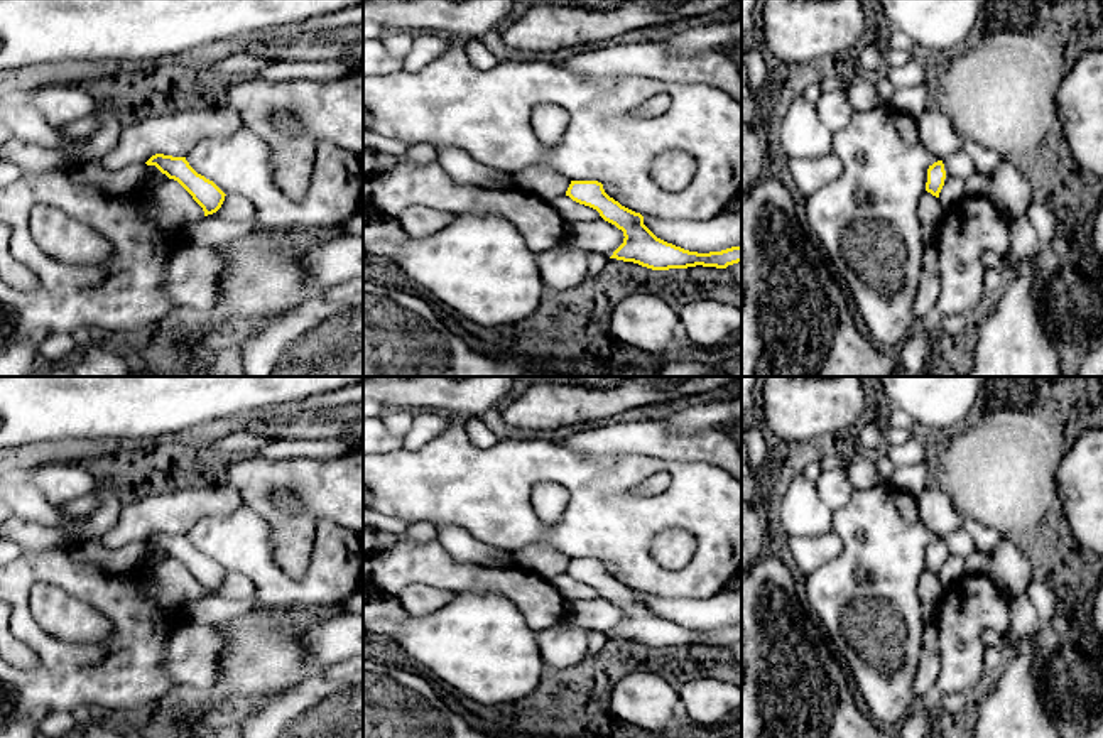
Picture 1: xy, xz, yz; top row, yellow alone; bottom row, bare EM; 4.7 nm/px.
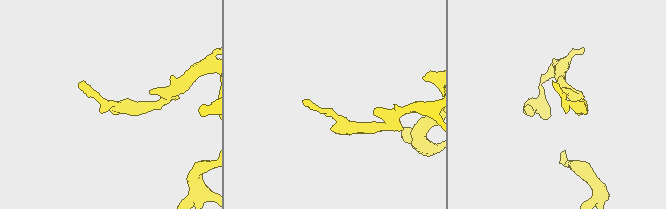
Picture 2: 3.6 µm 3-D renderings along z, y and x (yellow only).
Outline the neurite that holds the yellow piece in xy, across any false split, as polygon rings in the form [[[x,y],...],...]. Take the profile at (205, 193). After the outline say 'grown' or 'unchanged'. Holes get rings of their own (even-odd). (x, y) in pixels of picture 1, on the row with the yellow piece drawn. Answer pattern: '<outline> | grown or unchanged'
[[[155,154],[145,164],[155,166],[169,179],[177,181],[203,208],[204,216],[213,214],[221,208],[226,194],[213,181],[198,174],[186,157]]] | unchanged

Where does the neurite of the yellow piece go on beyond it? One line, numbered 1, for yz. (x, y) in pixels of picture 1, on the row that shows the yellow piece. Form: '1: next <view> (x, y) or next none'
1: next none

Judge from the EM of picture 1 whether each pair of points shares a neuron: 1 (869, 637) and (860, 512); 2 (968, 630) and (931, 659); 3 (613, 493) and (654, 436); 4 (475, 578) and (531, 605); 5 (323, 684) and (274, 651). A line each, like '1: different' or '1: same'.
1: same
2: different
3: different
4: same
5: different

